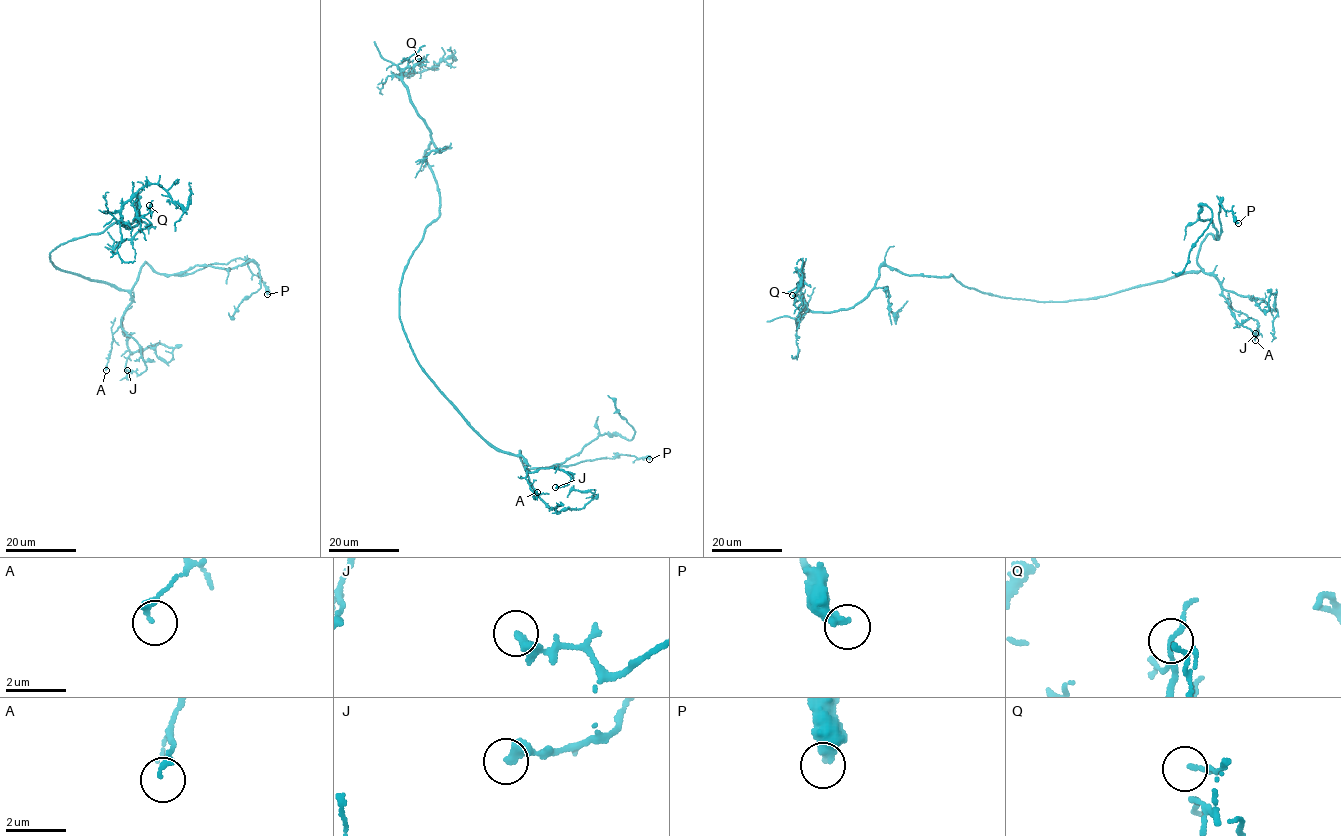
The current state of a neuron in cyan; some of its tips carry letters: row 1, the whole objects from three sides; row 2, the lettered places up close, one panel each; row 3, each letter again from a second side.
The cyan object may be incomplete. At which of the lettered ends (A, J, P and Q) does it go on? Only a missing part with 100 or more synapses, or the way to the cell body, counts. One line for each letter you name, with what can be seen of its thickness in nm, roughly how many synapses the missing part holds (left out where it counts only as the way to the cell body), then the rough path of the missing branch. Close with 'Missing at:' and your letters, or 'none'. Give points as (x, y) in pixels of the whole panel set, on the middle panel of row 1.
Missing at: none

